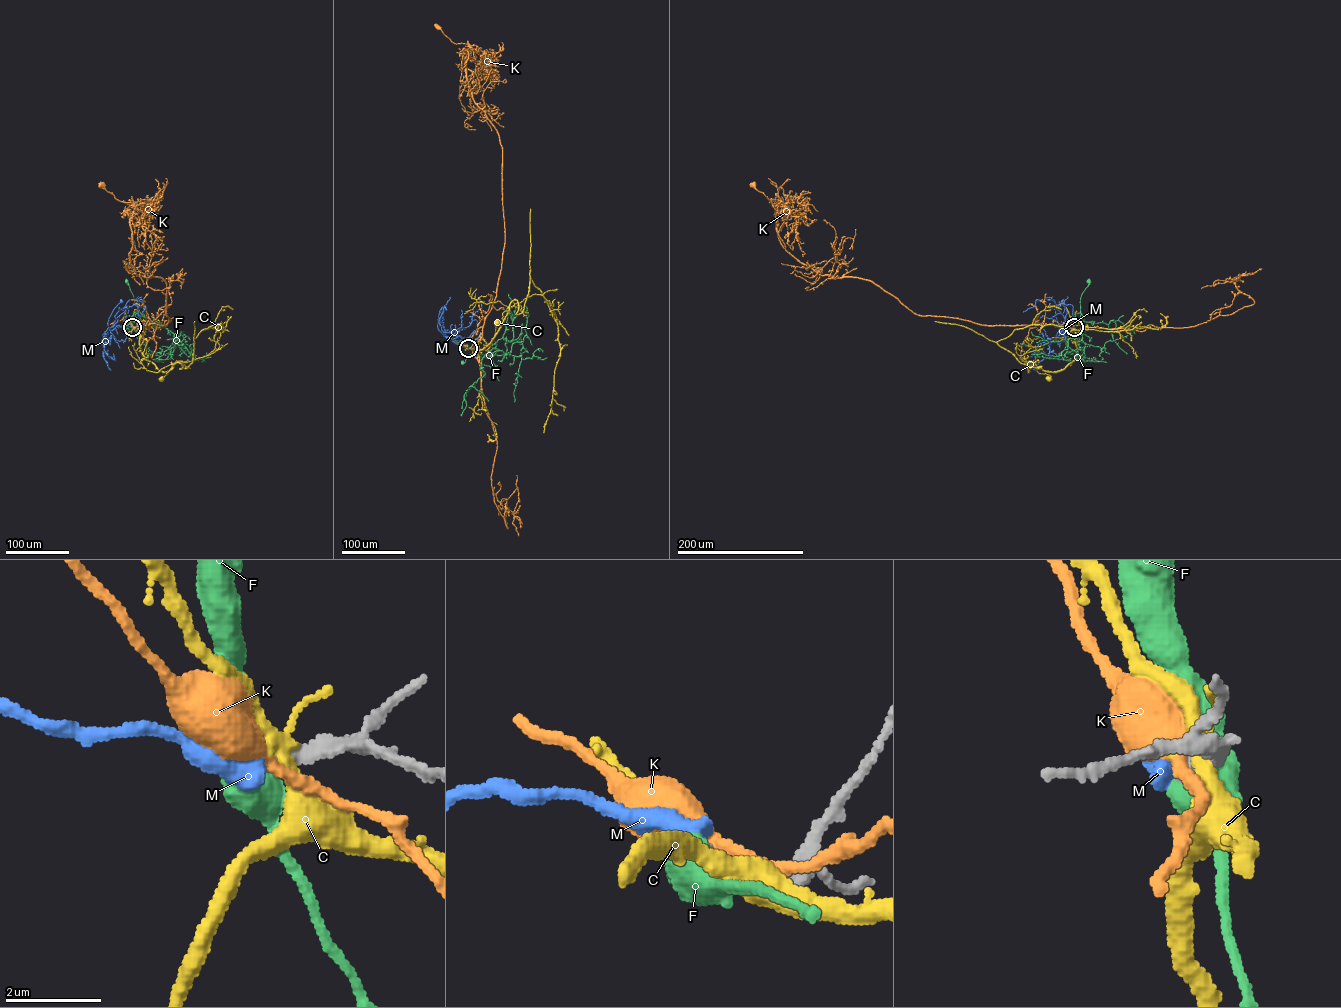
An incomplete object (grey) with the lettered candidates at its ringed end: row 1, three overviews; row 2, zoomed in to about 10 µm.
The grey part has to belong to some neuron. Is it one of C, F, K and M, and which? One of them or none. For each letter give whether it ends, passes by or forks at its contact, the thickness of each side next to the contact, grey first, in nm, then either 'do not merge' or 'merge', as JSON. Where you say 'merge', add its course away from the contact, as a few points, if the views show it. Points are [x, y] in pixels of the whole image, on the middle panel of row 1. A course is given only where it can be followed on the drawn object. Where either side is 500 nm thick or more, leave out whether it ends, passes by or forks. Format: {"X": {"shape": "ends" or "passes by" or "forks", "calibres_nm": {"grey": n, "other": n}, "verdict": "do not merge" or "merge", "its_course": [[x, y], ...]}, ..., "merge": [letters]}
{"C": {"shape": "forks", "calibres_nm": {"grey": 340, "other": 280}, "verdict": "do not merge"}, "F": {"calibres_nm": {"grey": 440, "other": 600}, "verdict": "do not merge"}, "K": {"shape": "passes by", "calibres_nm": {"grey": 440, "other": 480}, "verdict": "do not merge"}, "M": {"calibres_nm": {"grey": 420, "other": 550}, "verdict": "merge", "its_course": [[468, 348], [447, 338], [443, 331], [451, 329], [457, 337]]}, "merge": ["M"]}

